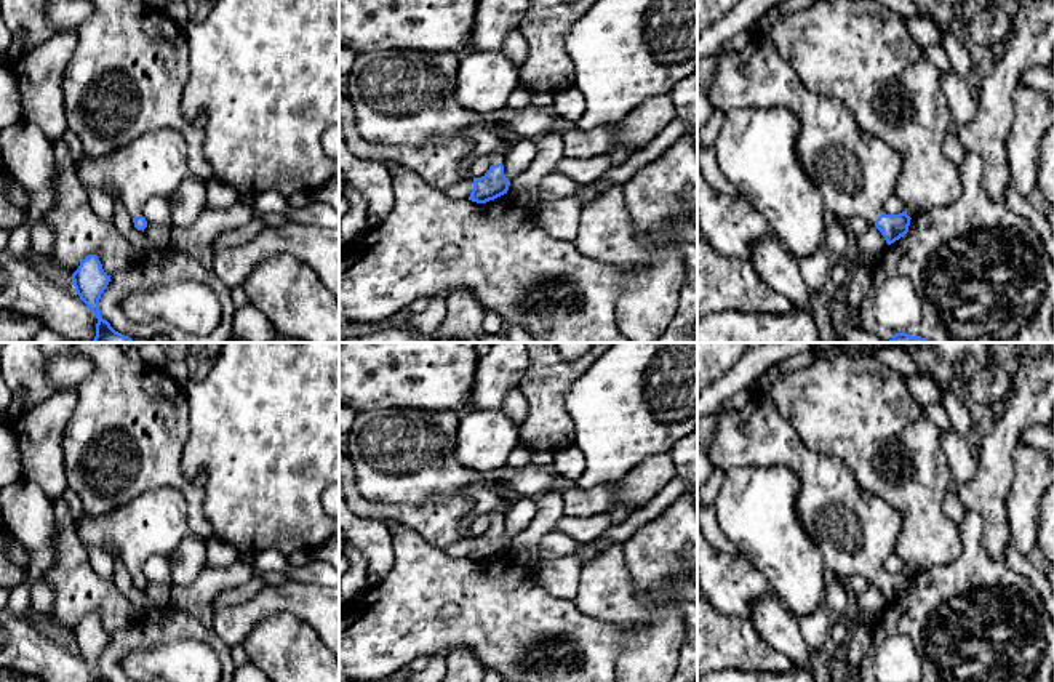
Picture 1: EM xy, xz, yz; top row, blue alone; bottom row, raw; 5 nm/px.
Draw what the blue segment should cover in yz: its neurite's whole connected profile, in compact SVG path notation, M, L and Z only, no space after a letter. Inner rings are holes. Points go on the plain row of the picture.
M753 395L742 410L720 413L709 456L713 467L725 471L766 466L785 466L795 471L801 483L796 496L798 519L820 551L825 570L841 581L851 575L862 575L876 584L888 604L908 591L912 576L905 570L899 573L883 570L883 562L894 552L902 530L900 512L864 490L840 458L809 451L793 426L763 395Z

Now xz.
M499 509L488 512L491 520L489 528L481 536L473 536L473 548L469 559L477 562L486 562L504 552L507 552L510 540L504 533L504 514Z

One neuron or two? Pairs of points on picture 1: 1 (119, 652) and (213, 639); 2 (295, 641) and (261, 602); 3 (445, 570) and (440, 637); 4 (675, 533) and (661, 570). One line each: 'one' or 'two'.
1: one
2: two
3: one
4: one

